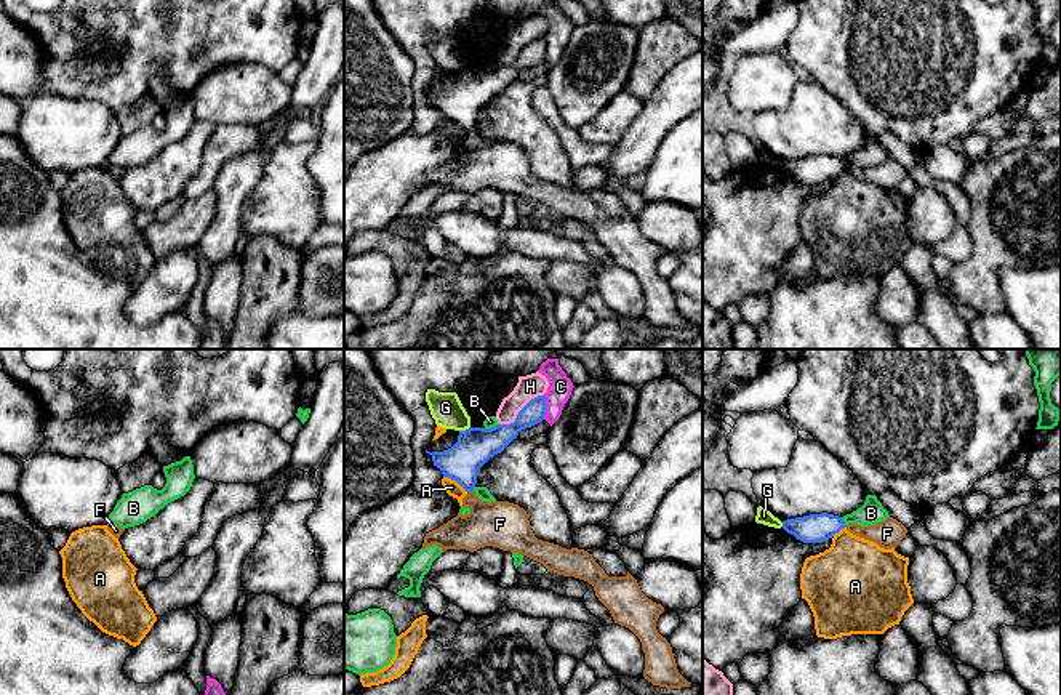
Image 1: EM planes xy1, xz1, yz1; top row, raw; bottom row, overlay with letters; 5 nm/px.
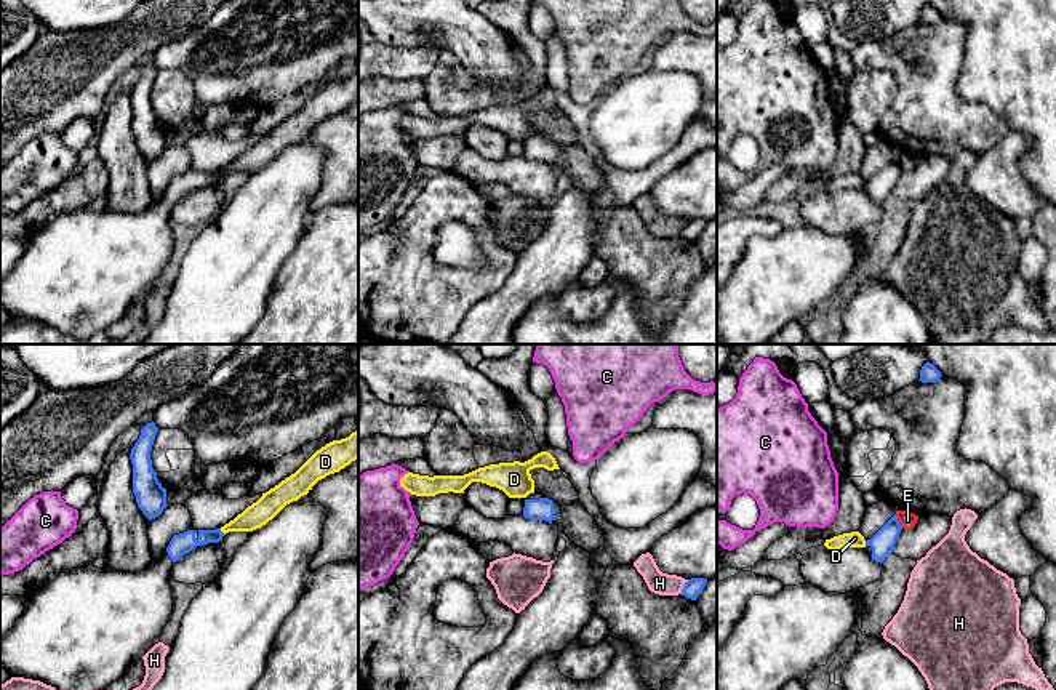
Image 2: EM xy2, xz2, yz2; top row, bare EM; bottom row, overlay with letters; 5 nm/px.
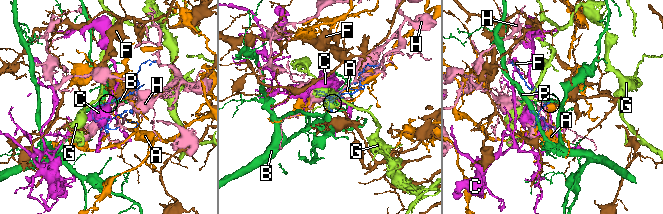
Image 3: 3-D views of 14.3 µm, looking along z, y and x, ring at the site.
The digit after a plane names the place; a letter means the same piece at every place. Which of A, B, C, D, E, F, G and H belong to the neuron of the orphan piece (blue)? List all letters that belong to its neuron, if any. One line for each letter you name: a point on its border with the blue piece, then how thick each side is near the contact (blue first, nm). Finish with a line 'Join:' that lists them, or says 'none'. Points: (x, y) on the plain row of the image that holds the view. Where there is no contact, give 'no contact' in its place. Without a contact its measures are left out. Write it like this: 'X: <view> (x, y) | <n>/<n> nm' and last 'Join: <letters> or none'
Join: none

